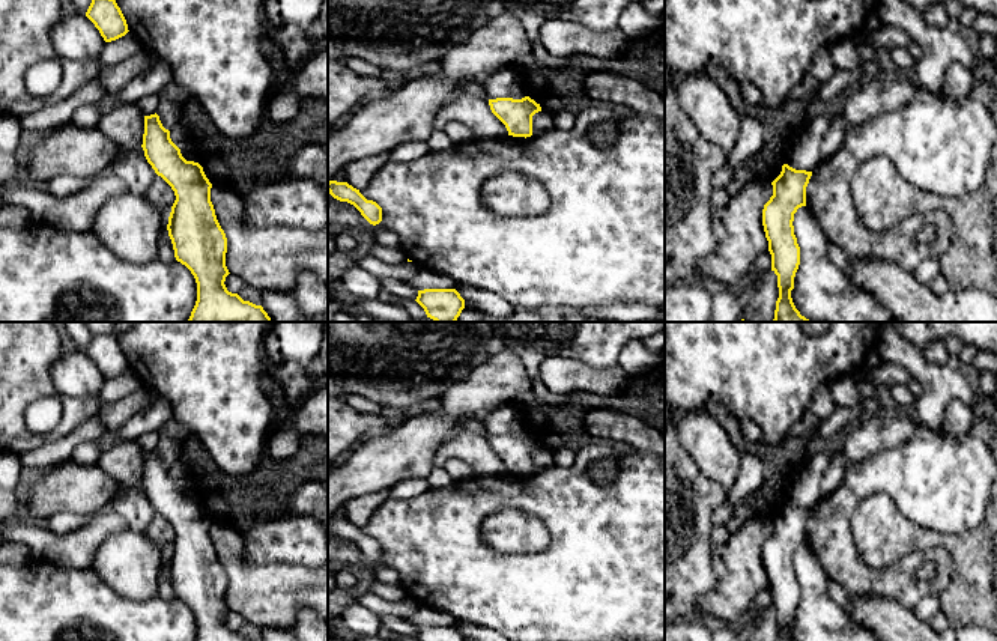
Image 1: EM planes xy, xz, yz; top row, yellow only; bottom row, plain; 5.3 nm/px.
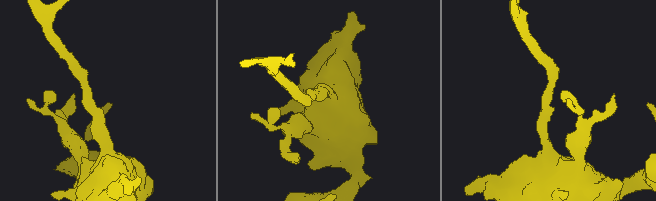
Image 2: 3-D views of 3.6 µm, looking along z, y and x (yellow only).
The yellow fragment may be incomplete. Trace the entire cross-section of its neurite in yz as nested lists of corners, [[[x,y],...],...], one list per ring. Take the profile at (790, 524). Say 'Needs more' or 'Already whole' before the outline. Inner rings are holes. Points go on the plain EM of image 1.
Already whole. [[[783,501],[780,512],[771,519],[773,533],[762,546],[762,563],[771,591],[771,608],[777,612],[779,635],[776,641],[794,641],[791,627],[794,626],[794,614],[800,602],[800,584],[794,572],[792,558],[797,546],[806,543],[806,524],[811,513],[812,509],[795,507]]]

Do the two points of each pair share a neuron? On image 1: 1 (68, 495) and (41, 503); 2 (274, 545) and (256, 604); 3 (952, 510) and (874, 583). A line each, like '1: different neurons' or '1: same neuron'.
1: same neuron
2: different neurons
3: same neuron

